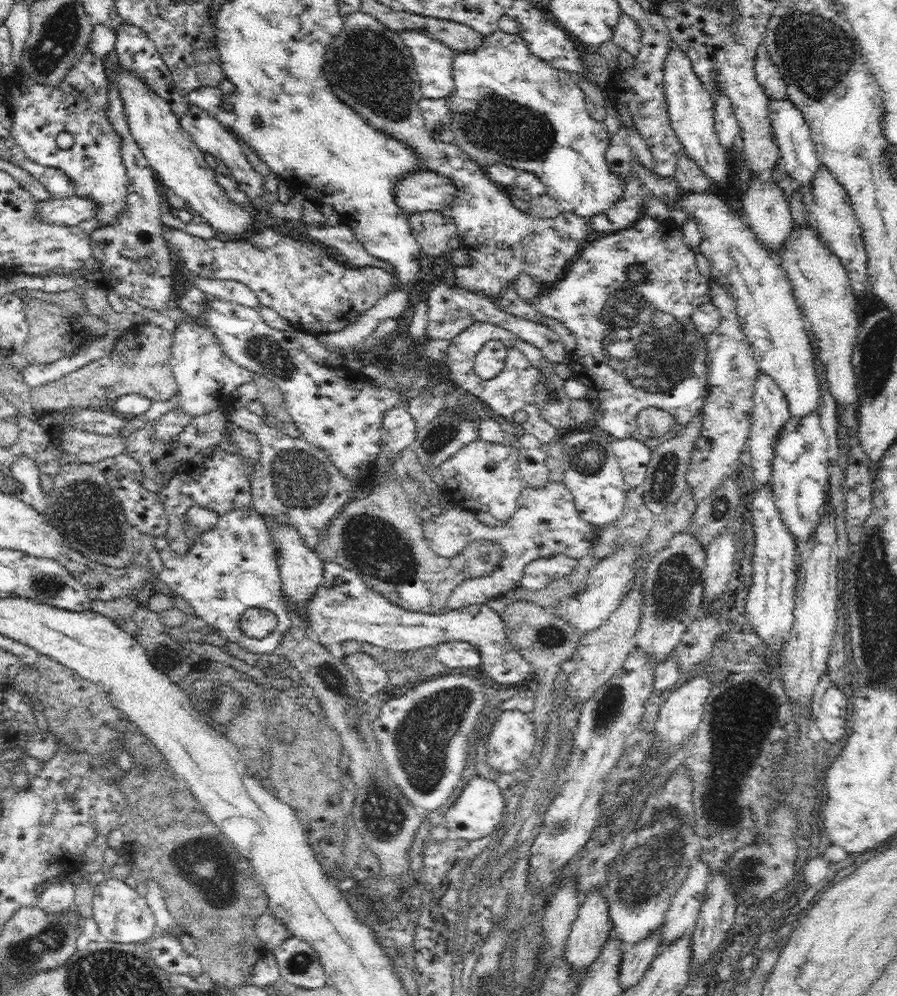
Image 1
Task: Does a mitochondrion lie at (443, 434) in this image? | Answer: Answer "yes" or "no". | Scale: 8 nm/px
yes

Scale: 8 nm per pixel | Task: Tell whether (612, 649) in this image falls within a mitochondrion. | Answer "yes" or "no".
no

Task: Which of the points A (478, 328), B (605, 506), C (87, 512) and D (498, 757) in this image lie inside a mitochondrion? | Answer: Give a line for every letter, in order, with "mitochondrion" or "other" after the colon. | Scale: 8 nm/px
A: other
B: other
C: mitochondrion
D: mitochondrion

